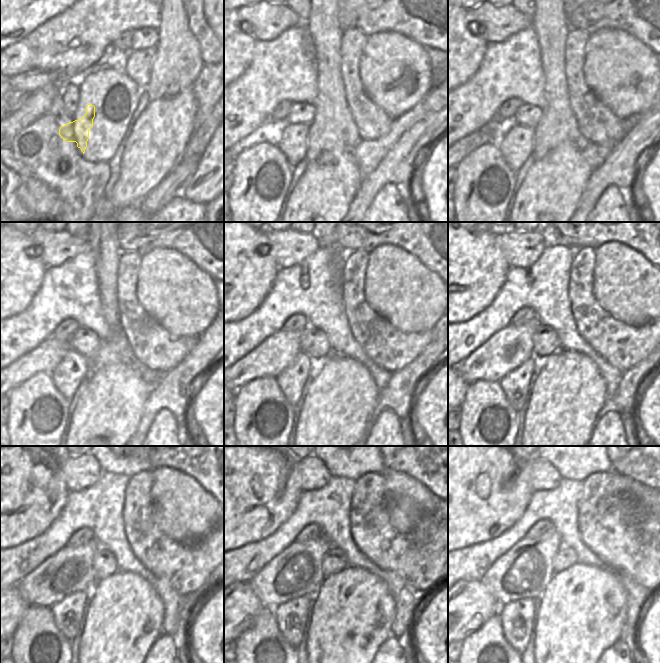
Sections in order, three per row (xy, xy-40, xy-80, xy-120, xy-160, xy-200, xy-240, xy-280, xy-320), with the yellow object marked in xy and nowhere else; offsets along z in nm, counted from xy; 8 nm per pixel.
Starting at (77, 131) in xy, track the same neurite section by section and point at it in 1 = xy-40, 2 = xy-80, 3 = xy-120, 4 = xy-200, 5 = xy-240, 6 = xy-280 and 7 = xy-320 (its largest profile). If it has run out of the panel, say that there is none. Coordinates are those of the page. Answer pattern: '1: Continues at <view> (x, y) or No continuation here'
1: Continues at xy-40 (294, 141)
2: Continues at xy-80 (517, 145)
3: Continues at xy-120 (68, 375)
4: Continues at xy-200 (515, 384)
5: Continues at xy-240 (67, 613)
6: Continues at xy-280 (291, 616)
7: Continues at xy-320 (516, 617).

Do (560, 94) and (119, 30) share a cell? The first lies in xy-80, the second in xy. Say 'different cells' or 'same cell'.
different cells

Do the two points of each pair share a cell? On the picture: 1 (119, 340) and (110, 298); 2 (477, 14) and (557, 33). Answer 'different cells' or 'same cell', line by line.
1: same cell
2: different cells

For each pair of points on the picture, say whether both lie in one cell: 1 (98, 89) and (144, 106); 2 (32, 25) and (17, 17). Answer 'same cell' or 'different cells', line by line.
1: different cells
2: different cells

